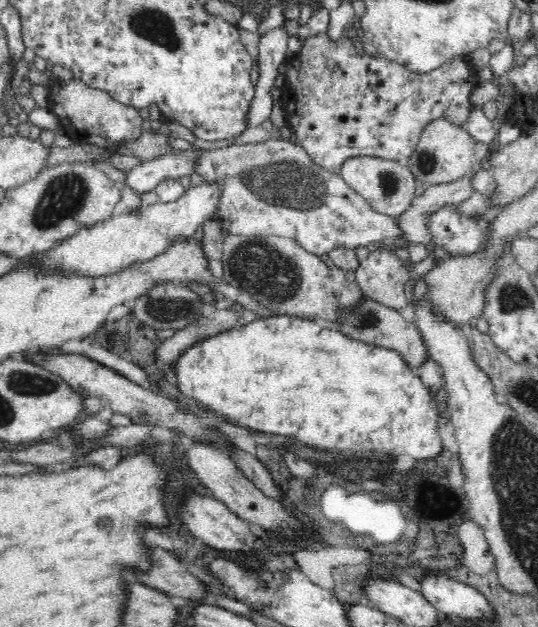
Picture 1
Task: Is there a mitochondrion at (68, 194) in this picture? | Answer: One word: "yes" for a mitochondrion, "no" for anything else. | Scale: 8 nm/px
yes

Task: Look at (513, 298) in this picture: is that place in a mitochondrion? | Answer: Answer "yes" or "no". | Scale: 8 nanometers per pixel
yes

